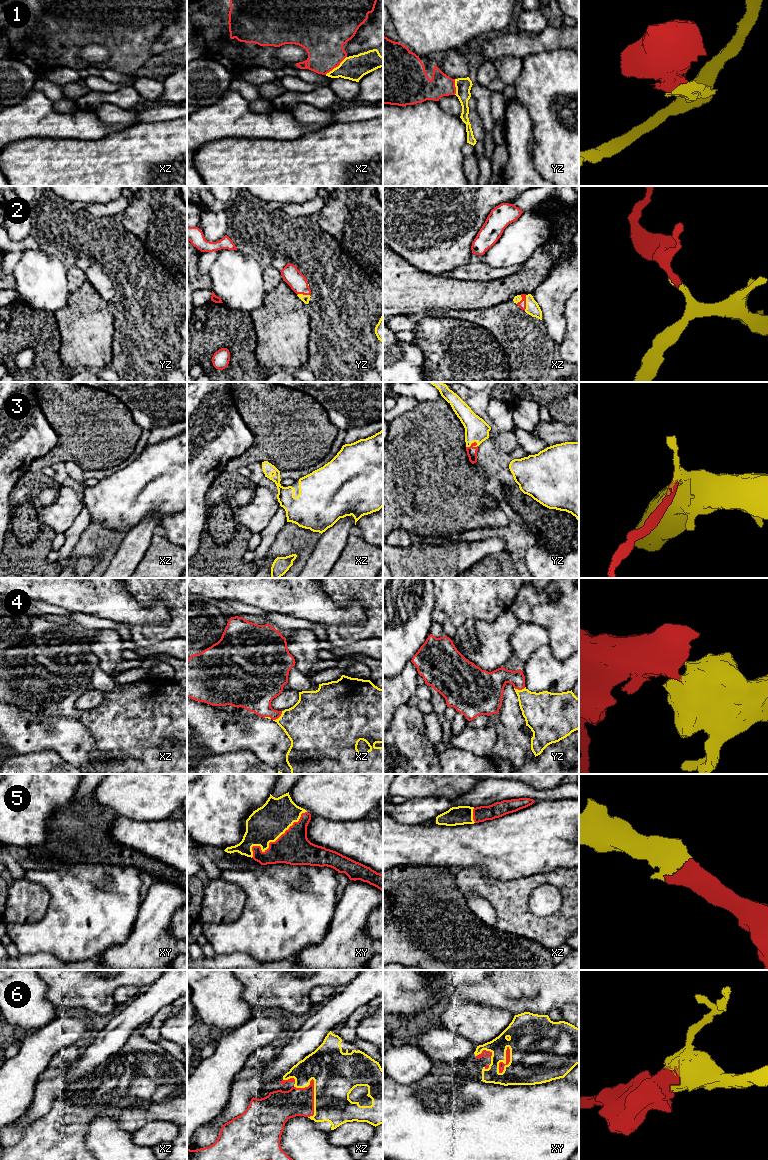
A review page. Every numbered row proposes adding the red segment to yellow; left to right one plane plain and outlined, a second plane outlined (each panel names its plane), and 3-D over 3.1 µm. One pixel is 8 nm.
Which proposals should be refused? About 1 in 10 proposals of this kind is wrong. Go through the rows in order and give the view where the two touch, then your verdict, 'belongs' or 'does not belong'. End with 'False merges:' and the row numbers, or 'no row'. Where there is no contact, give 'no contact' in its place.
1: contact in xz; does not belong
2: contact in xz; belongs
3: contact in yz; belongs
4: contact in xz; belongs
5: contact in xy; belongs
6: contact in xy; belongs
False merges: 1

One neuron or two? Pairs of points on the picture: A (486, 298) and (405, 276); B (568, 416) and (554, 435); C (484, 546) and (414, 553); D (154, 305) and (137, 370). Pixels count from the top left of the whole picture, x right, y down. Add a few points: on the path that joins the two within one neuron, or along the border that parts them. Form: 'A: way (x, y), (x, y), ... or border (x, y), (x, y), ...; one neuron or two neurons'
A: way (466, 295), (425, 291); one neuron
B: border (552, 419), (568, 424); two neurons
C: way (467, 554), (431, 554); one neuron
D: way (150, 321), (147, 325), (143, 354); one neuron

